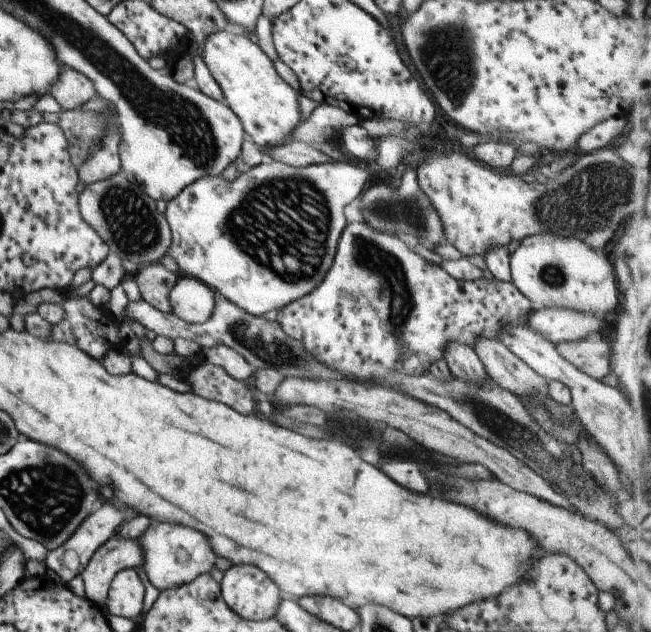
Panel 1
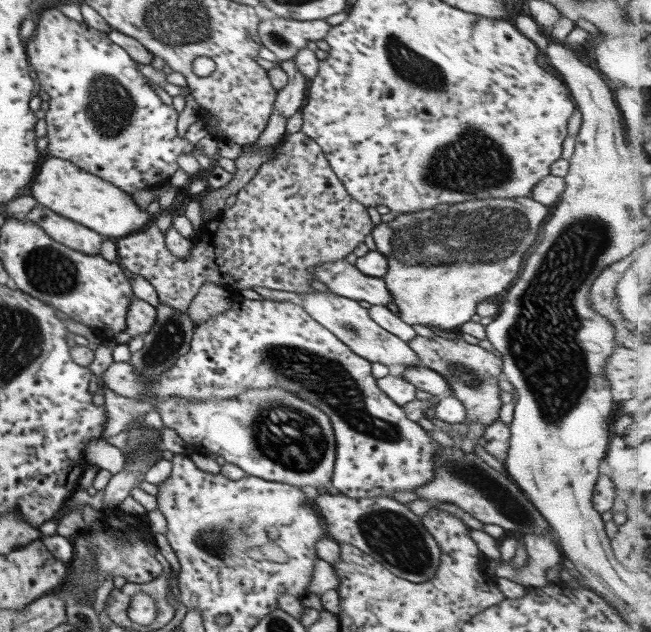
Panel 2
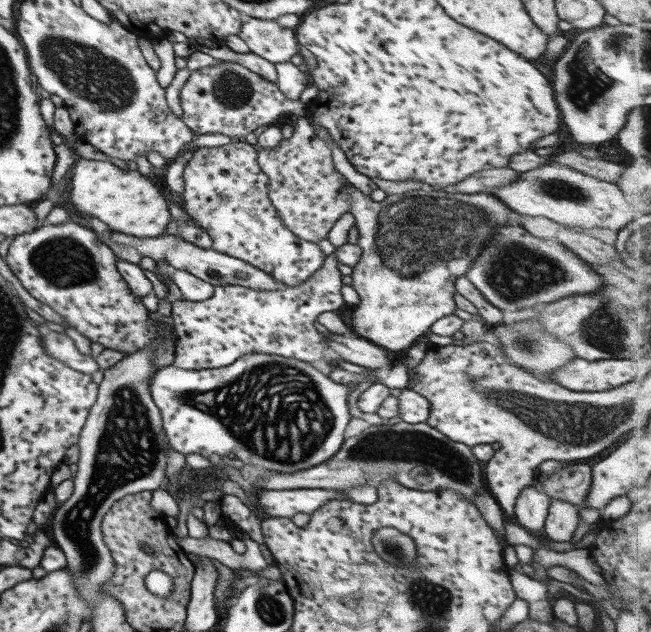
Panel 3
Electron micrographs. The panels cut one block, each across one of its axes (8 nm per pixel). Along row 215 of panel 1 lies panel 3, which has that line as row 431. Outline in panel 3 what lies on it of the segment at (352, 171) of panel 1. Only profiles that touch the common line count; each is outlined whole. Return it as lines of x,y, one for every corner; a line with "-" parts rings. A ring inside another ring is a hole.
246,353
234,363
220,368
182,369
170,365
156,369
156,373
150,377
150,394
154,404
160,408
164,431
172,449
184,455
196,453
206,457
234,452
233,456
244,464
279,473
314,467
333,457
342,448
346,427
352,418
348,410
350,392
348,386
334,382
310,363
276,353

